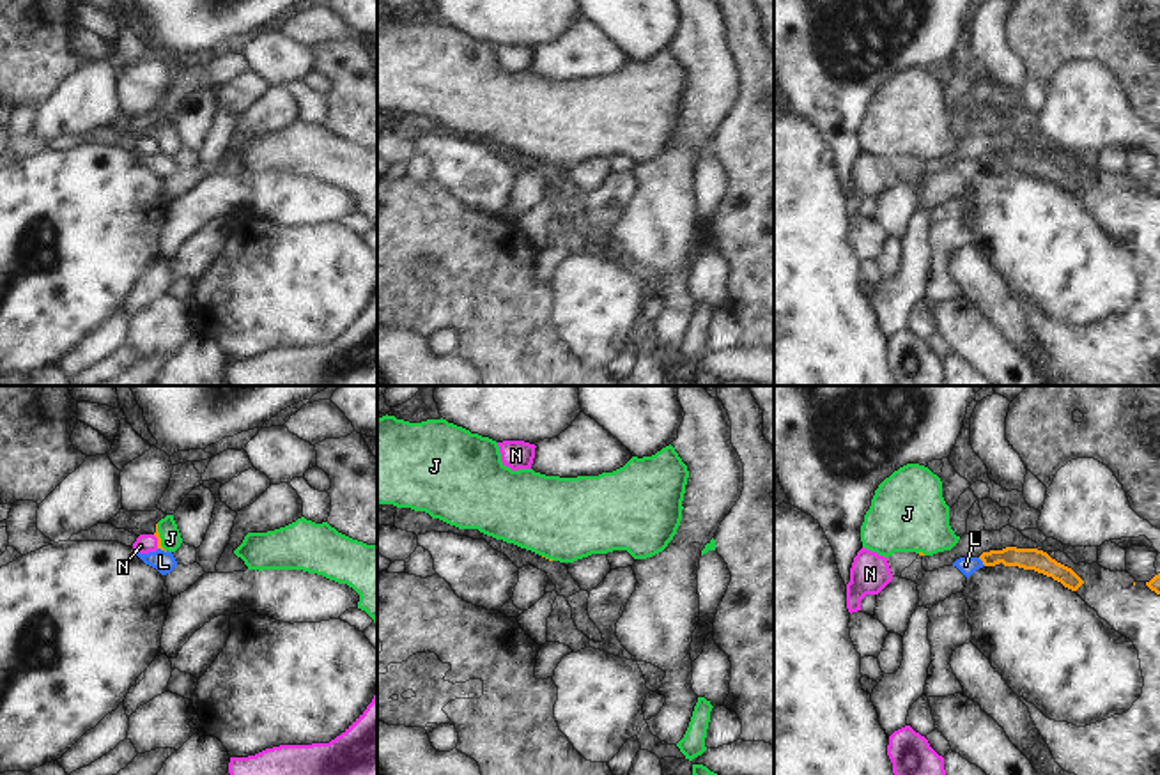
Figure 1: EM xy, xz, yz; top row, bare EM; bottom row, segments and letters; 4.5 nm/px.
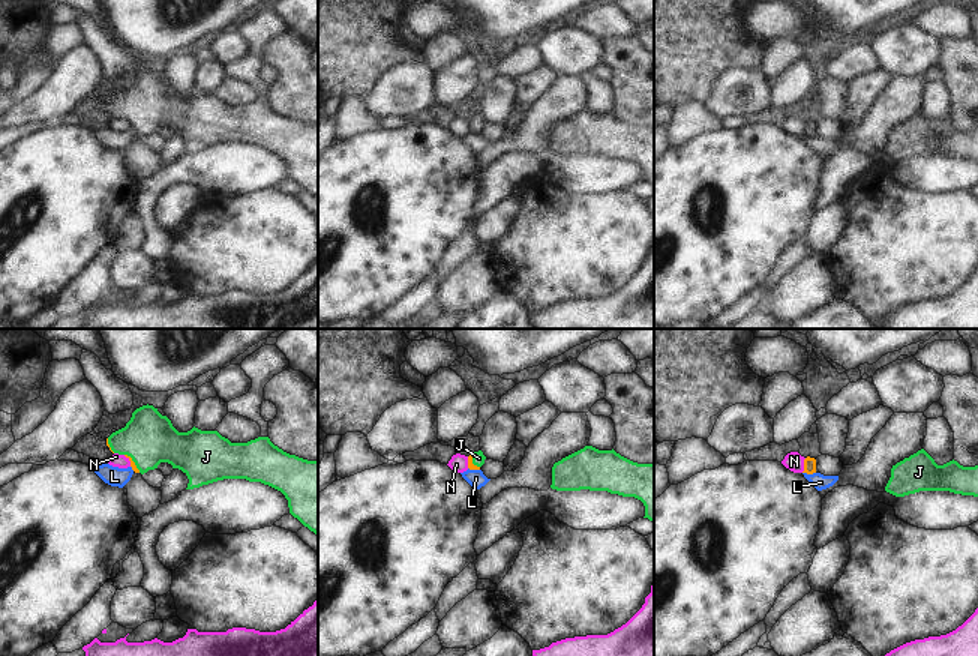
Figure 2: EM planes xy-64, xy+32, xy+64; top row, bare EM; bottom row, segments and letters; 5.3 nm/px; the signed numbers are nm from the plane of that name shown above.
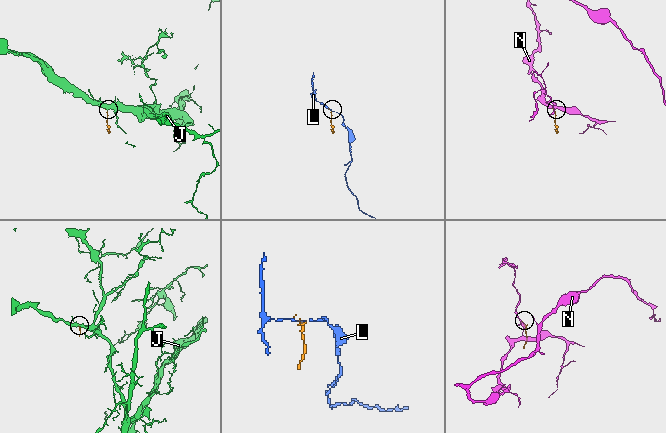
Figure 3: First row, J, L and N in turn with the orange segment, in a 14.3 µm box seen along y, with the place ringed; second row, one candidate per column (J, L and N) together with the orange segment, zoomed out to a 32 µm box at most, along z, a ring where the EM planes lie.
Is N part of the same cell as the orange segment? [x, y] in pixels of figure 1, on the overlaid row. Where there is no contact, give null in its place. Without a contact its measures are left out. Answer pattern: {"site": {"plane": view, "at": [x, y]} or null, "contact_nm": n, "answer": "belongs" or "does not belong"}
{"site": {"plane": "xy", "at": [158, 542]}, "contact_nm": 70, "answer": "does not belong"}

